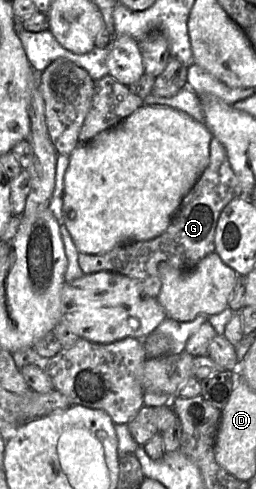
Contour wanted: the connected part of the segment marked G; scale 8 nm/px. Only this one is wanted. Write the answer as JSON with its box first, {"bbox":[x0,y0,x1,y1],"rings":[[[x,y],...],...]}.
{"bbox":[78,135,240,298],"rings":[[[212,135],[210,160],[196,184],[183,198],[167,229],[158,237],[146,241],[127,242],[101,254],[78,254],[84,274],[107,271],[136,280],[143,294],[157,298],[161,289],[158,266],[167,262],[181,270],[191,270],[202,258],[215,251],[215,230],[222,210],[233,199],[240,197],[240,184],[231,168],[226,149]]]}

